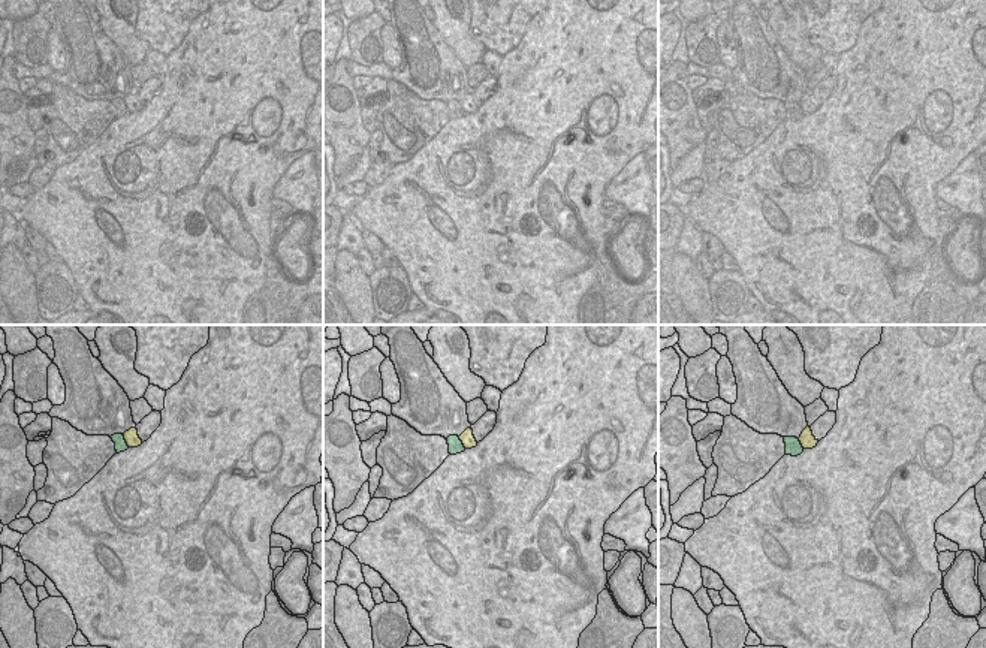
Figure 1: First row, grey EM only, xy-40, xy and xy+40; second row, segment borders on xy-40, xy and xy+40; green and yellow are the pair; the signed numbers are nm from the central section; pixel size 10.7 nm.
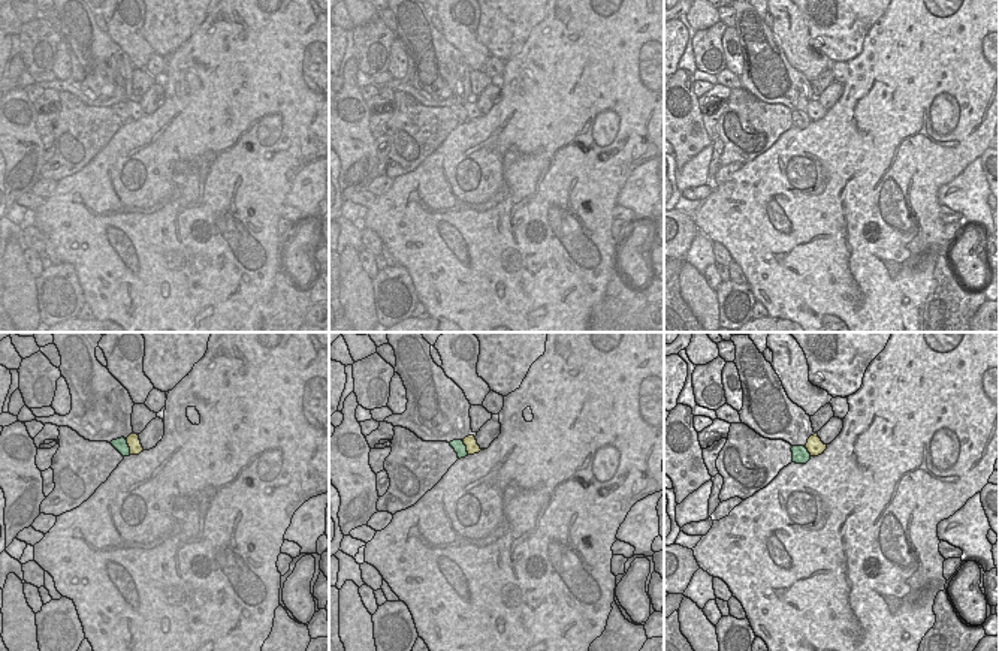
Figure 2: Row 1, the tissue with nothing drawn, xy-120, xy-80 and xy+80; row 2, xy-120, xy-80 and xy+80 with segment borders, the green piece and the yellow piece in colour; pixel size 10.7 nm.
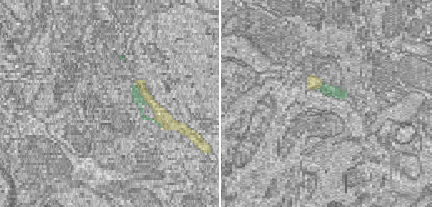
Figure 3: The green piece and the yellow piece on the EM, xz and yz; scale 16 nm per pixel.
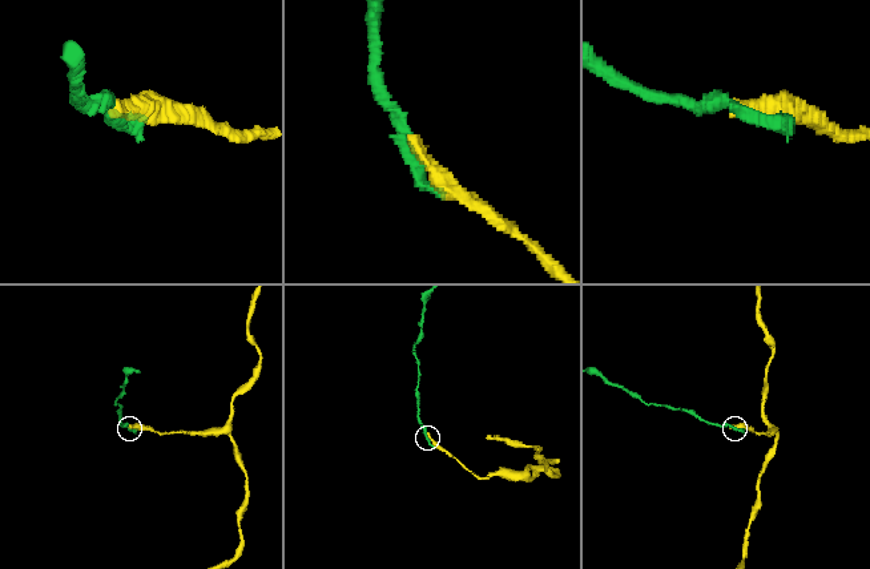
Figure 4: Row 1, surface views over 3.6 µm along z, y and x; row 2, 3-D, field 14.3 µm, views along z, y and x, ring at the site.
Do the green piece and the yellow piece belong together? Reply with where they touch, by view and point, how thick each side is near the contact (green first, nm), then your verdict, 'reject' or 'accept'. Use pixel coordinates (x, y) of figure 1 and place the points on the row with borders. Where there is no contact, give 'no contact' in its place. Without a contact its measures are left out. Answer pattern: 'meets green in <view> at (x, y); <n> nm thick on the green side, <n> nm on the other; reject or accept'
meets green in xy-40 at (124, 440); 130 nm thick on the green side, 160 nm on the other; accept

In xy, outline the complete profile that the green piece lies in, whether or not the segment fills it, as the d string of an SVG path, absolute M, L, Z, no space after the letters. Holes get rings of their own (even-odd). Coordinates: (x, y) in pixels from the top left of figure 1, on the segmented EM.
M467 428L459 437L458 435L449 435L447 438L449 444L449 453L456 455L464 452L465 449L471 449L477 446L477 441L473 435L473 430Z

